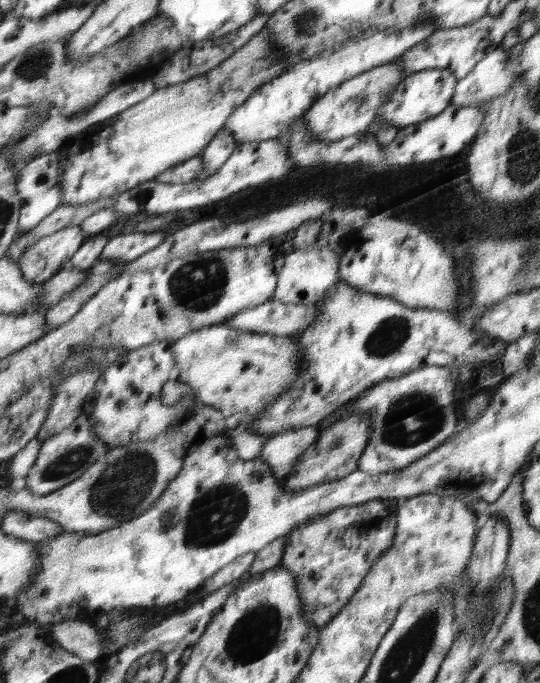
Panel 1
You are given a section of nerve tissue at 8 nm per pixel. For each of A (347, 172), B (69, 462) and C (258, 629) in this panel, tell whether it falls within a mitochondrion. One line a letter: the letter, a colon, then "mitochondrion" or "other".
A: other
B: mitochondrion
C: mitochondrion

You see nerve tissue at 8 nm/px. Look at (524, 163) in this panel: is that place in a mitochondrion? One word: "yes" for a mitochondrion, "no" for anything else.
yes

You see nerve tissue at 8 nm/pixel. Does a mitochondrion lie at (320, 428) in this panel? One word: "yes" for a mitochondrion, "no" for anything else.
no

